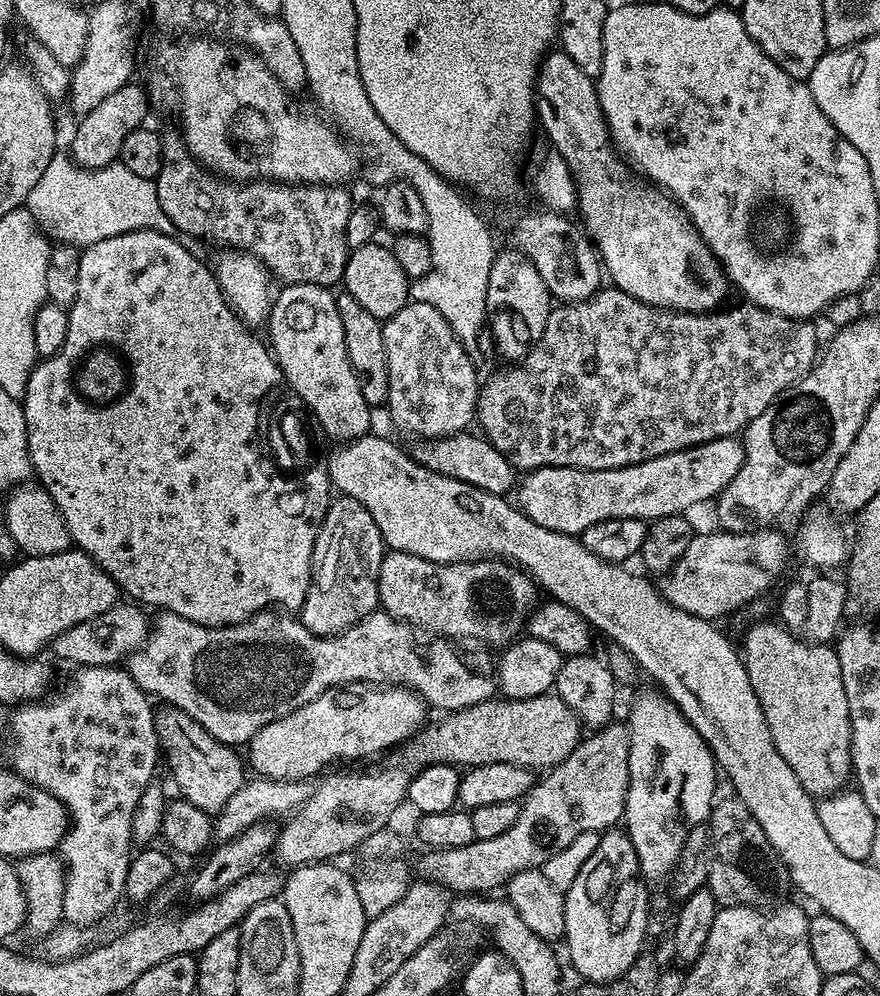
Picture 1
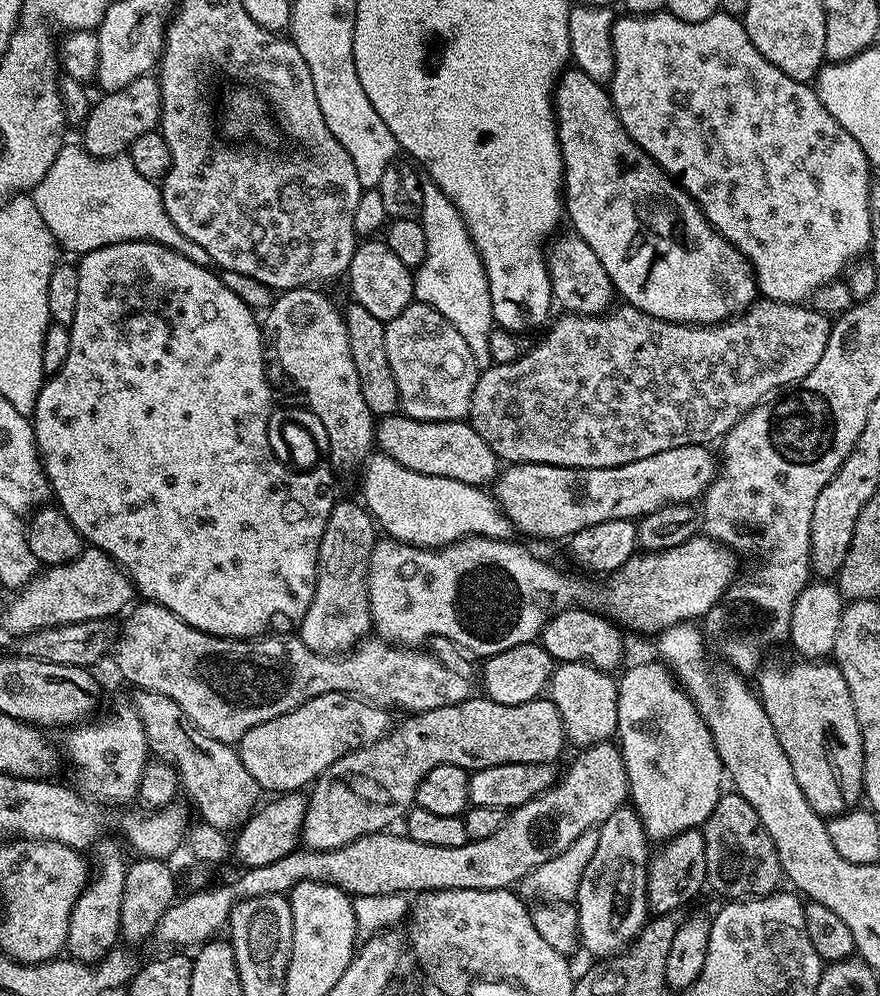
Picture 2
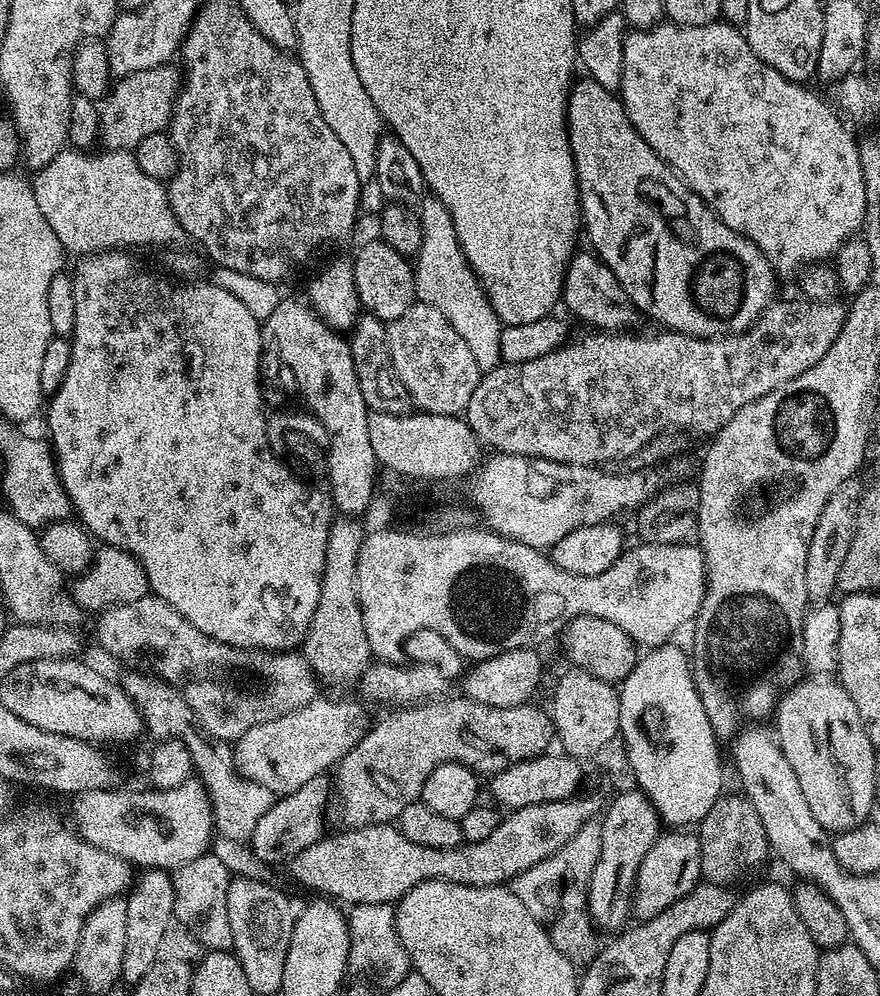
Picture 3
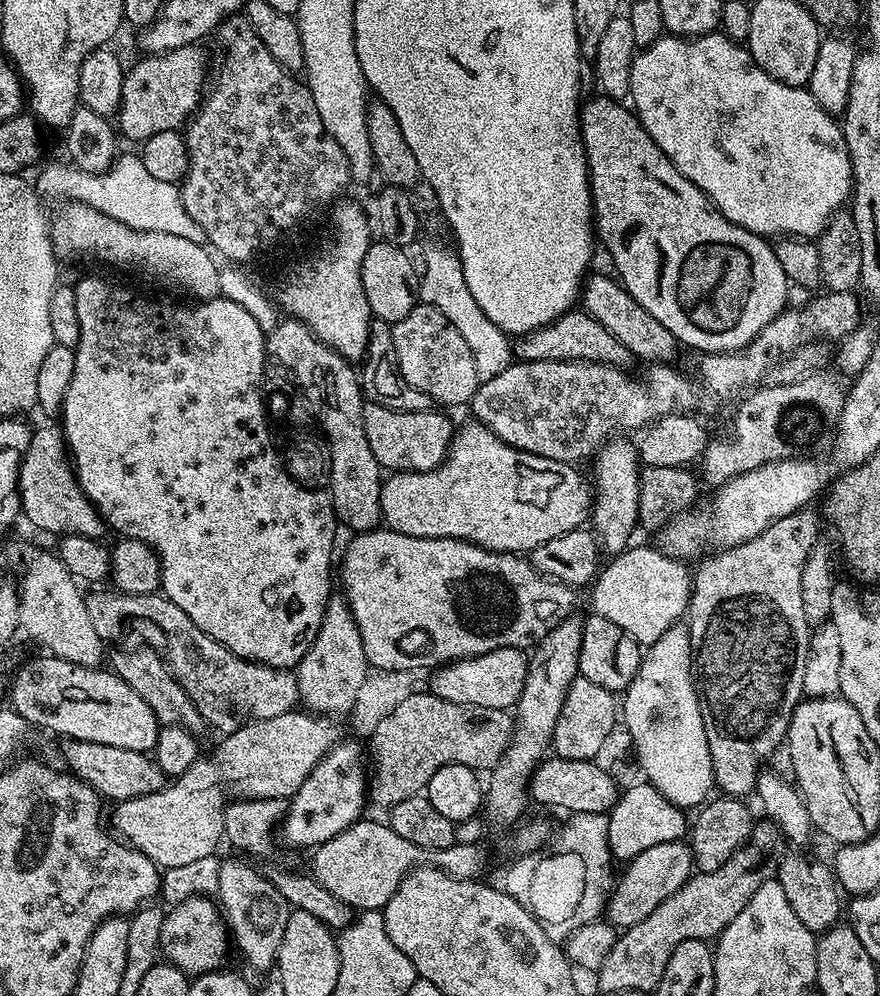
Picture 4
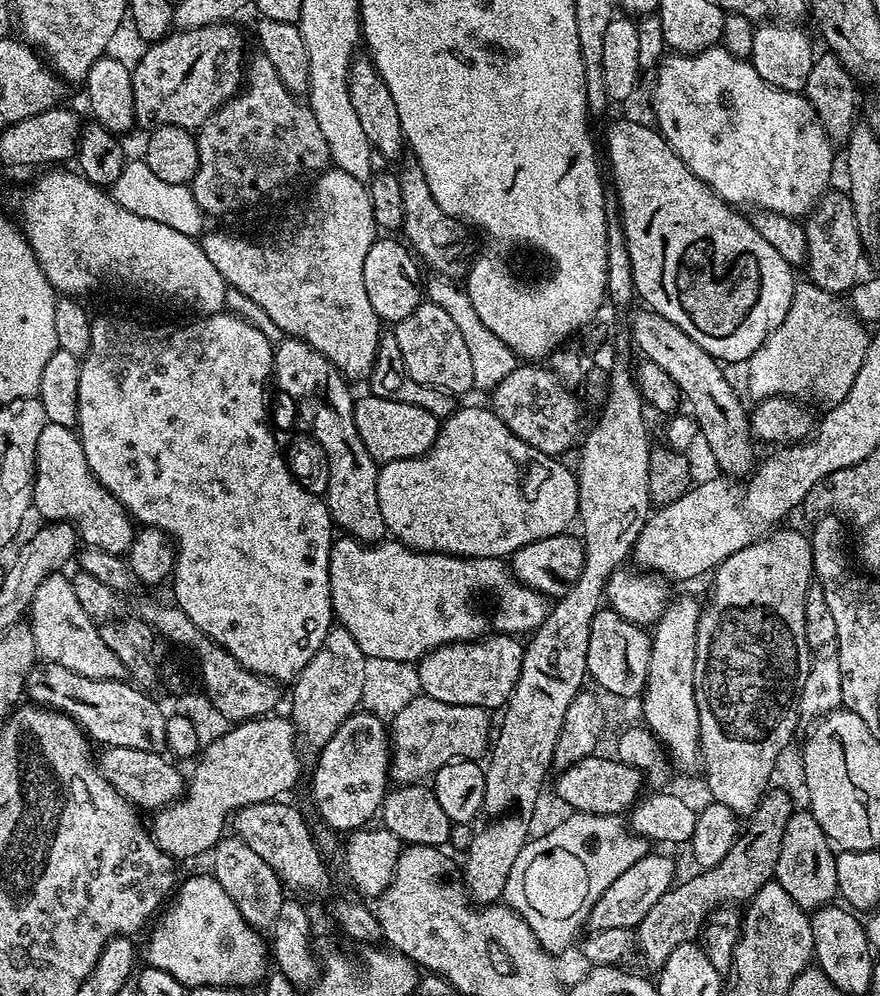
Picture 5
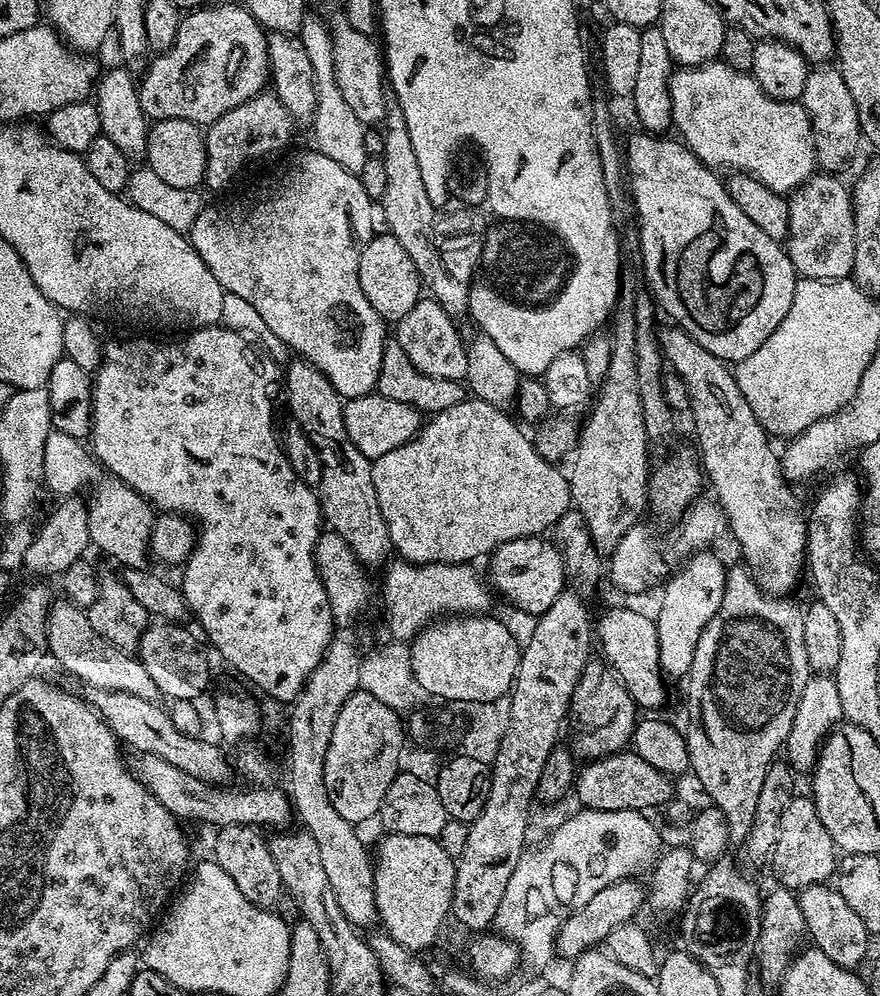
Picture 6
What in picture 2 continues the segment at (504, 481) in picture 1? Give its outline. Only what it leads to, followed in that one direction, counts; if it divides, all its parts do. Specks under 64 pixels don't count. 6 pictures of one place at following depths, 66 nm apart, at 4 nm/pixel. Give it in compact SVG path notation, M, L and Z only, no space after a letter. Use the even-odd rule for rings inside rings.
M403 414L385 416L376 425L375 447L394 462L402 462L406 470L418 470L418 474L434 474L442 478L454 478L477 486L488 486L501 471L501 461L482 442L482 434L472 429L464 420L446 422L418 422Z

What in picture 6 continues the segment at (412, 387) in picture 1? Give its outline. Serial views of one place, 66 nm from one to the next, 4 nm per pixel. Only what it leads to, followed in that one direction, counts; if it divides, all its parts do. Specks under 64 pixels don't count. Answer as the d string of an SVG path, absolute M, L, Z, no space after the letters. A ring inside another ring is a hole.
M422 298L402 319L395 321L394 339L406 350L406 358L422 370L422 374L430 374L430 378L446 378L463 381L468 365L468 349L465 337L460 337L454 318L442 310L442 306L431 298Z

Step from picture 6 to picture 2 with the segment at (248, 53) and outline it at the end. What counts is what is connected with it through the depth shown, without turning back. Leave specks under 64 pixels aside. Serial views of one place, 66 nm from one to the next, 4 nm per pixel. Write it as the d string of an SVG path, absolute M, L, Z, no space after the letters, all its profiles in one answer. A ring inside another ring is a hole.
M155 75L139 76L134 82L122 86L122 90L104 92L101 100L96 100L88 112L88 119L82 125L84 140L82 147L91 156L98 159L110 159L111 156L119 156L142 134L157 131L160 122L160 82Z

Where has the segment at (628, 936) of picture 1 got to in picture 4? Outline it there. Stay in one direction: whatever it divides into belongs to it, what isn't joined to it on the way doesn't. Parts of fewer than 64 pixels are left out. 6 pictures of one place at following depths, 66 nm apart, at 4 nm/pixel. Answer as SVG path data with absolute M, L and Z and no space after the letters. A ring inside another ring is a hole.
M646 784L621 791L616 798L616 805L608 818L608 845L617 861L631 862L642 850L650 850L650 846L662 846L662 842L683 841L690 828L690 820L685 809L671 804L667 798L654 787Z

